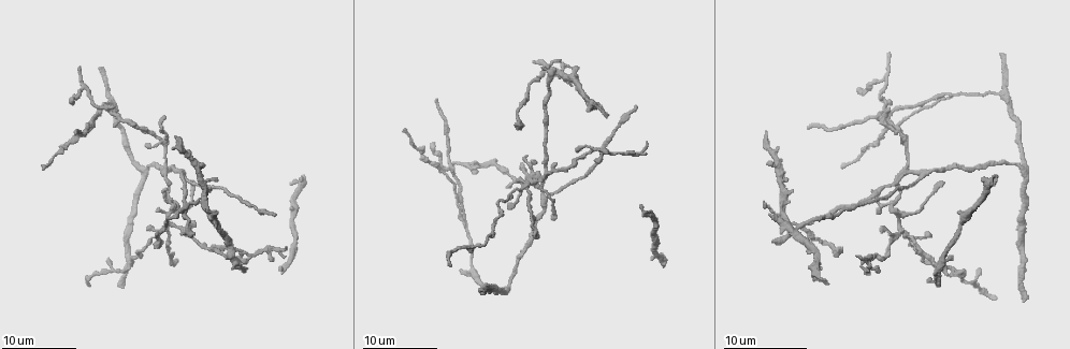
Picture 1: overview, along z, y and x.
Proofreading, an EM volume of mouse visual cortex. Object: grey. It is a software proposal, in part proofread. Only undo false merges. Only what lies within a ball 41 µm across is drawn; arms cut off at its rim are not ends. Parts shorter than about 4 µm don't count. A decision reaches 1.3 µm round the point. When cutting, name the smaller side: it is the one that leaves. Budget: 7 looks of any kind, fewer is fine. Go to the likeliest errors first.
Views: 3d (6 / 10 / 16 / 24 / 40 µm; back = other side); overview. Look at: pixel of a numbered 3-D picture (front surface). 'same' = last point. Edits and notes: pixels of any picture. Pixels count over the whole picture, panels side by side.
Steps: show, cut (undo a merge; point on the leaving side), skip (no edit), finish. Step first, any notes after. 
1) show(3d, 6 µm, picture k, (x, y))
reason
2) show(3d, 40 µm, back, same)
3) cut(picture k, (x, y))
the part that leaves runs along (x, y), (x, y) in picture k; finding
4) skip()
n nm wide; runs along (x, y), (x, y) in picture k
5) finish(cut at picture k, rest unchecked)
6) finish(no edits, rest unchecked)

show(3d, 6 µm, picture 1, (919, 108))
two arms at a narrow angle

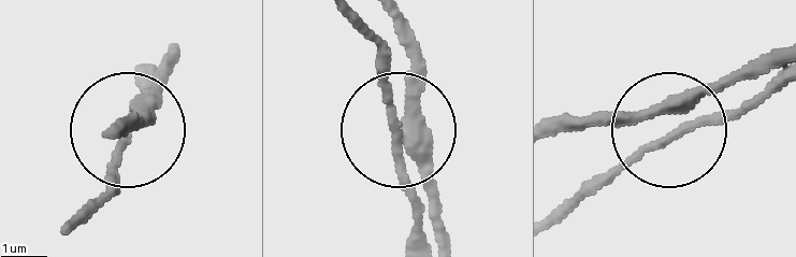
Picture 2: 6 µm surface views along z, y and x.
skip()
270 nm wide; runs along (429, 242), (399, 150), (387, 57), (367, 27) in picture 2; continuous, no second neuron

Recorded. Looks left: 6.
show(3d, 6 µm, picture 1, (475, 269))

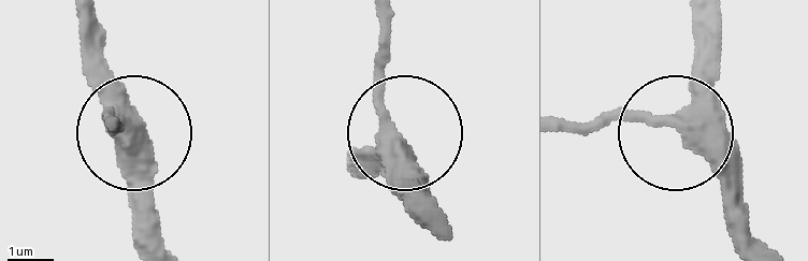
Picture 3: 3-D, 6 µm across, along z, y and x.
show(3d, 6 µm, back, picture 3, (388, 129))
other side

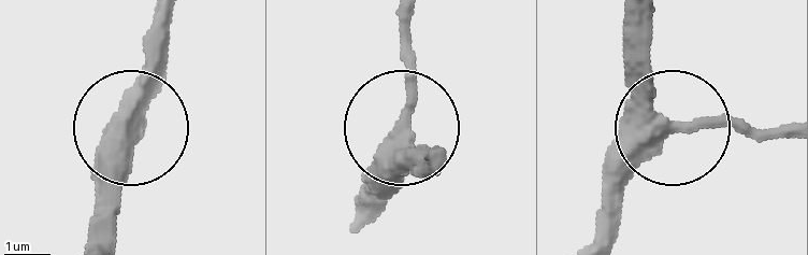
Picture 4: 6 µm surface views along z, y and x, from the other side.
skip()
runs along (359, 194), (401, 132), (423, 167) in picture 4; one neuron here

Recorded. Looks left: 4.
show(3d, 16 µm, picture 1, (904, 133))
looks like a crossing

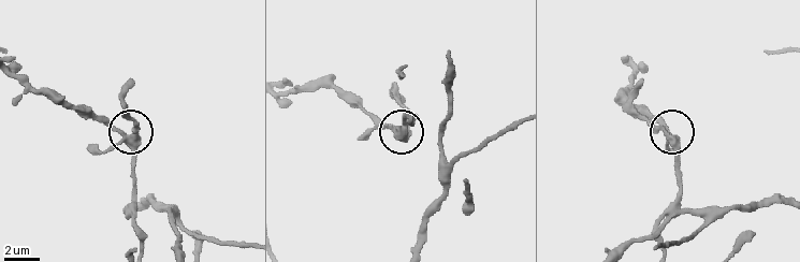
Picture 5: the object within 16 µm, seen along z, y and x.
show(3d, 16 µm, back, picture 5, (671, 139))

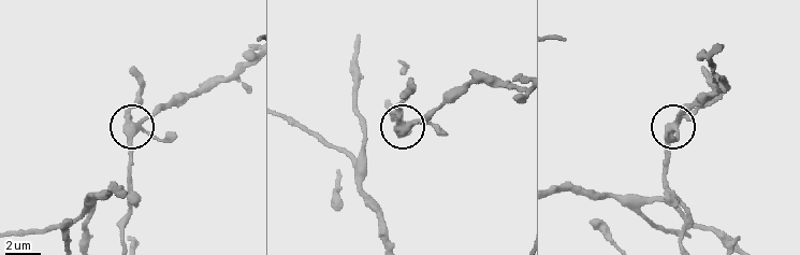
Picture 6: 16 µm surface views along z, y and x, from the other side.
skip()
370 nm wide; one neuron here

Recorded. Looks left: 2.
show(3d, 10 µm, picture 1, (900, 177))
two arms in line, one across

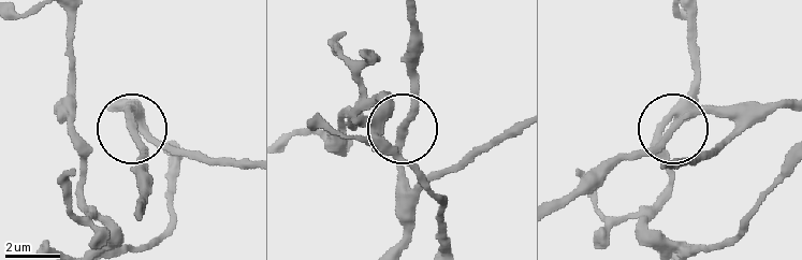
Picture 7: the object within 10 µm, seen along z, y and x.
skip()
runs along (132, 107), (139, 182) in picture 7; one neuron here

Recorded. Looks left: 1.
finish(no edits, rest unchecked)

